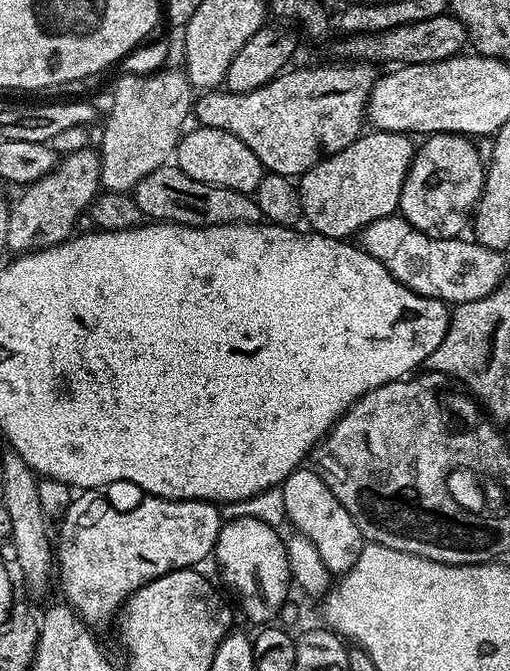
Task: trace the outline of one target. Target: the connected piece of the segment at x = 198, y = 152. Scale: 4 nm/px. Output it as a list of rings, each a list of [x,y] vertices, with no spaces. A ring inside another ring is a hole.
[[[201,126],[194,128],[193,132],[185,131],[181,135],[175,148],[175,165],[197,182],[229,188],[232,191],[255,193],[260,180],[266,175],[266,169],[255,157],[254,151],[226,130]]]

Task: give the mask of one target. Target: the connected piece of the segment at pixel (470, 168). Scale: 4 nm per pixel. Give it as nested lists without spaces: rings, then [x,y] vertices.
[[[432,134],[425,140],[408,167],[398,212],[419,232],[444,234],[468,207],[469,211],[479,201],[484,191],[485,165],[482,160],[480,164],[480,152],[467,136]]]

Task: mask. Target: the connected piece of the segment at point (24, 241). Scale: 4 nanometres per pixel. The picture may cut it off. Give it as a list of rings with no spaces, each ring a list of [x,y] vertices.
[[[96,166],[91,168],[52,168],[38,182],[27,185],[24,192],[16,200],[16,205],[11,205],[8,213],[8,225],[6,226],[6,240],[3,244],[5,249],[14,252],[12,254],[26,254],[26,246],[37,244],[41,248],[52,248],[55,244],[62,244],[73,235],[72,227],[80,215],[85,215],[86,209],[98,195],[100,183],[99,170]]]

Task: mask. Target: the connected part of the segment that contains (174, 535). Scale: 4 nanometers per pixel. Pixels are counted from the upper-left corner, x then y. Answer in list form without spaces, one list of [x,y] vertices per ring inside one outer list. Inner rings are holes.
[[[84,490],[80,496],[64,512],[64,521],[60,524],[60,550],[58,546],[58,560],[60,556],[60,576],[64,580],[84,580],[76,584],[65,586],[65,597],[80,596],[80,593],[116,591],[132,588],[145,577],[154,576],[156,568],[163,572],[165,568],[190,568],[200,566],[204,559],[213,555],[213,548],[222,527],[222,512],[215,503],[206,499],[195,498],[165,498],[162,496],[148,496],[141,504],[128,508],[123,512],[115,508],[106,497],[100,496],[99,491]],[[128,548],[140,548],[140,552],[156,552],[156,556],[140,556],[140,560],[152,560],[152,572],[136,572],[136,568],[124,568],[124,552]]]

